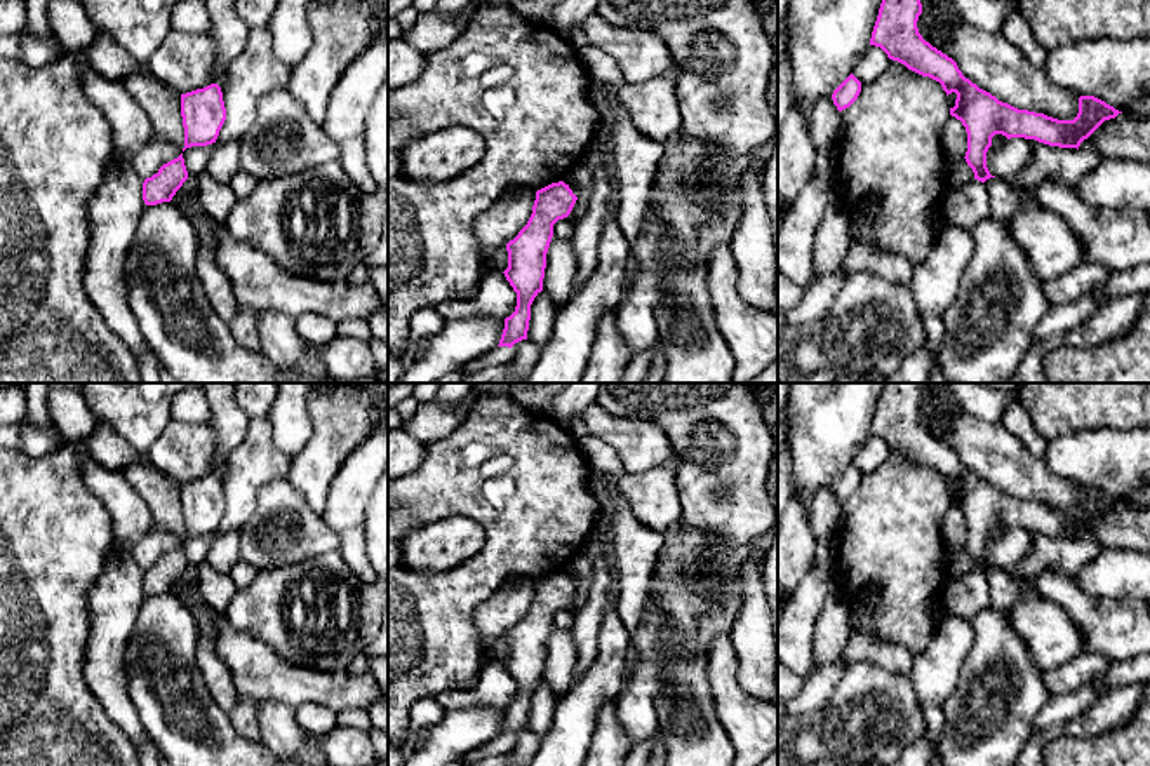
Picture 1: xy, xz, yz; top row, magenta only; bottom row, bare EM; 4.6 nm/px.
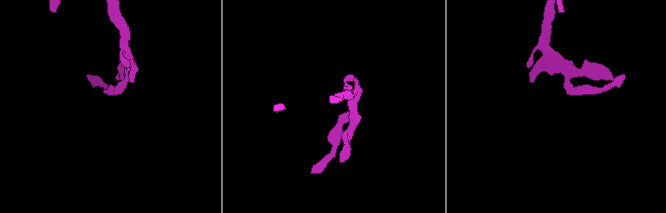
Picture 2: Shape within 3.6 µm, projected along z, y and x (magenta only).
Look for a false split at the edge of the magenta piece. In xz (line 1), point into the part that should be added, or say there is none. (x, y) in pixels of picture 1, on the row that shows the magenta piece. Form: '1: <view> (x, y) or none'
1: none

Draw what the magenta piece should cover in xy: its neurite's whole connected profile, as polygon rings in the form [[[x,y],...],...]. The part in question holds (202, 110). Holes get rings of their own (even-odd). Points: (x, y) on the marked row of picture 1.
[[[217,84],[181,94],[184,148],[216,143],[226,120],[223,92]]]

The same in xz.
[[[564,181],[538,190],[527,225],[506,244],[508,268],[503,273],[517,292],[517,306],[505,319],[498,346],[511,348],[515,343],[527,339],[531,305],[543,291],[553,225],[571,214],[576,200],[578,197]]]

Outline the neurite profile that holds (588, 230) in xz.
[[[592,146],[585,153],[581,162],[592,167],[593,188],[588,192],[585,216],[574,225],[574,239],[571,242],[571,247],[578,258],[578,275],[572,294],[576,294],[583,287],[583,284],[597,266],[598,242],[604,225],[612,211],[612,205],[609,202],[611,181],[602,157]]]

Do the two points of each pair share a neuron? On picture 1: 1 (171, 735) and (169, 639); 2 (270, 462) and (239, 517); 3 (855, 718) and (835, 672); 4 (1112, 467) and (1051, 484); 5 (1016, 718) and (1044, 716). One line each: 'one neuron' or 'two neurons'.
1: one neuron
2: one neuron
3: two neurons
4: two neurons
5: two neurons

